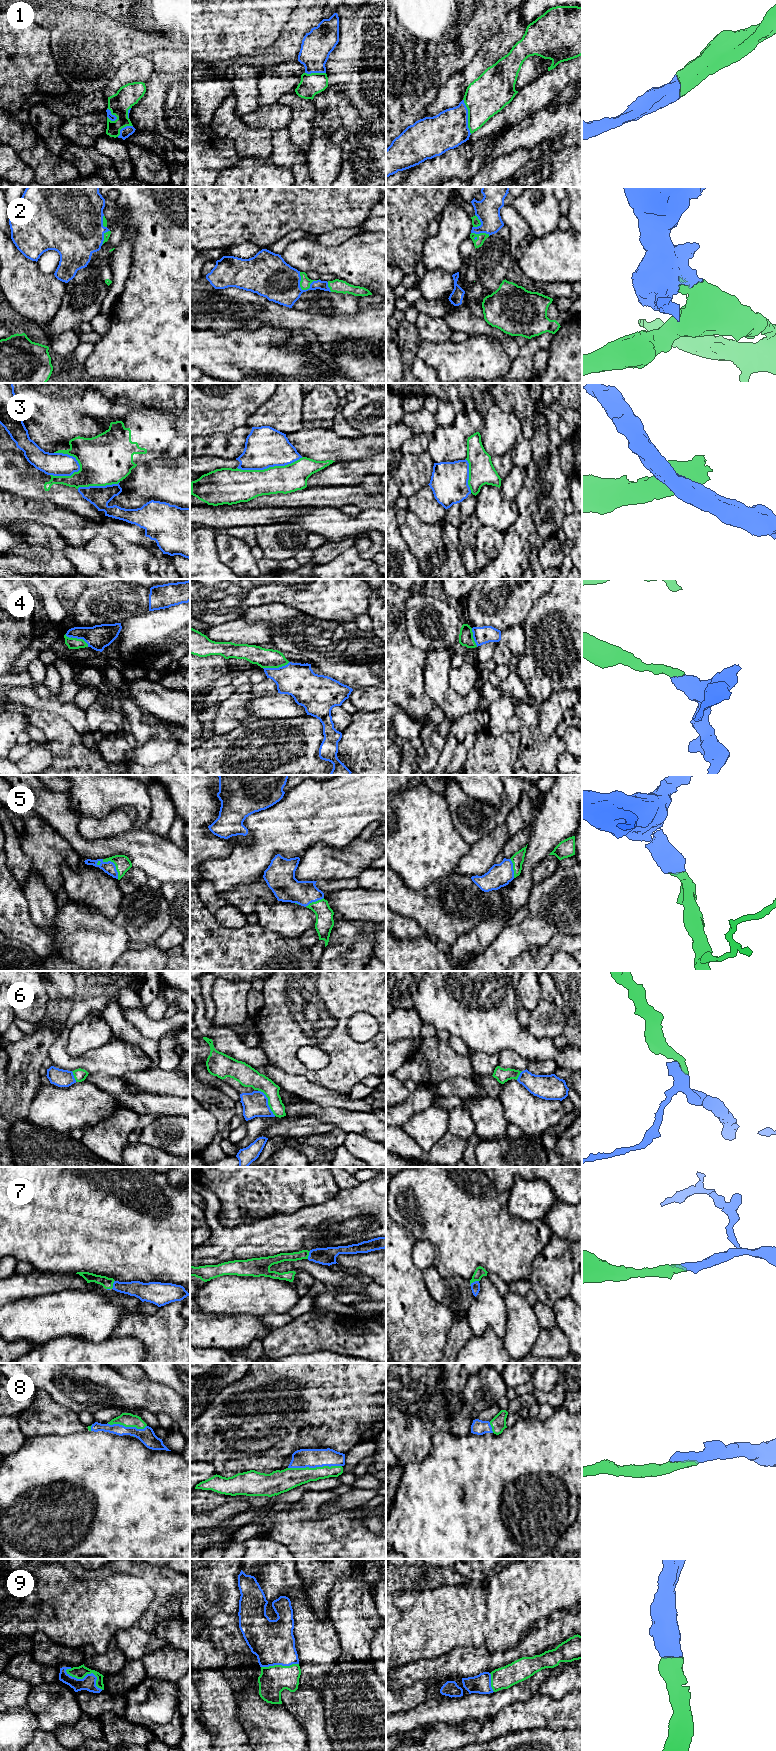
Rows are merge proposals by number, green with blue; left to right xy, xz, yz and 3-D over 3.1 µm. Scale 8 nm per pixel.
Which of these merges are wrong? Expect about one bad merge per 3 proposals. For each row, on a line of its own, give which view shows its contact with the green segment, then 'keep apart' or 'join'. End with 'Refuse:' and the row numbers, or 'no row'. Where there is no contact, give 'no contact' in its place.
1: contact in yz; join
2: contact in xz; join
3: contact in xz; keep apart
4: contact in xz; join
5: contact in xy; join
6: contact in xz; join
7: contact in yz; join
8: contact in xz; join
9: contact in xy; join
Refuse: 3

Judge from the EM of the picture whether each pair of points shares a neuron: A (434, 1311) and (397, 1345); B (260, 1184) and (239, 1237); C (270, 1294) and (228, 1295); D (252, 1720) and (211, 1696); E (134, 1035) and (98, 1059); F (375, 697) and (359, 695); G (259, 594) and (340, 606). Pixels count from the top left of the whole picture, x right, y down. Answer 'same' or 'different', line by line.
A: same
B: different
C: same
D: different
E: different
F: same
G: same

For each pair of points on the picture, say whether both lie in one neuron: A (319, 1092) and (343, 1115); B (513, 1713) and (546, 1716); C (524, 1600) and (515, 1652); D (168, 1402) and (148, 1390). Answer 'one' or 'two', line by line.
A: two
B: one
C: two
D: one

